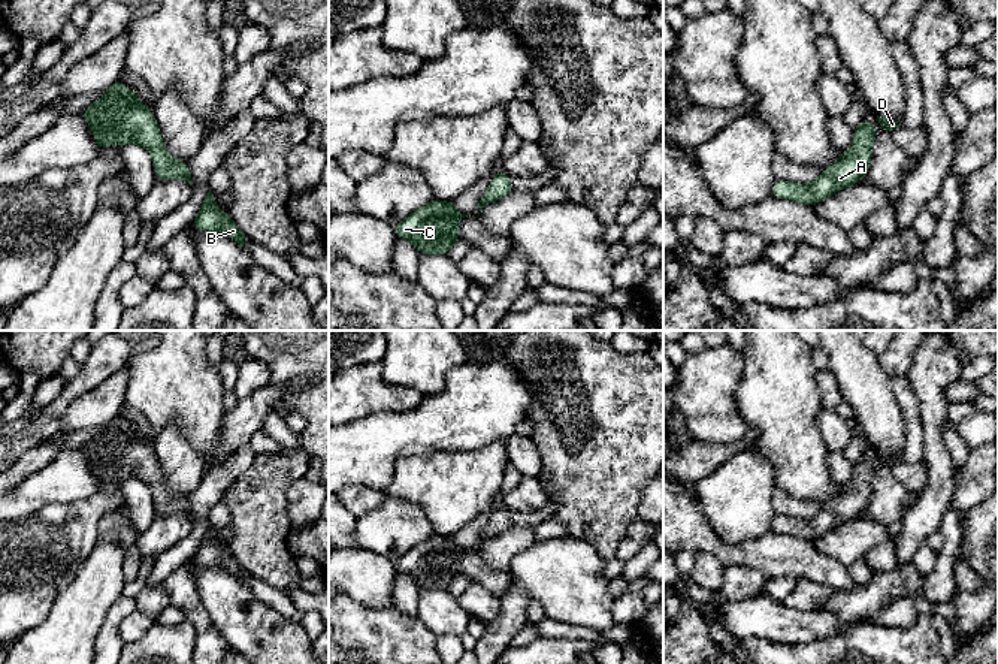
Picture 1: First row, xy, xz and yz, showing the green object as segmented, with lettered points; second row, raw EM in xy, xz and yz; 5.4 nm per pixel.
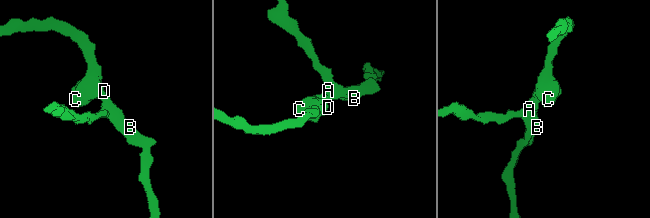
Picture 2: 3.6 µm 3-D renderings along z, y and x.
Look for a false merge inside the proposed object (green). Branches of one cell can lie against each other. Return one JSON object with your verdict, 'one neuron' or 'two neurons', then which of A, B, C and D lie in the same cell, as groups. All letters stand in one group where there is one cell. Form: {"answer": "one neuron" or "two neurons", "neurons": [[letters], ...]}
{"answer": "one neuron", "neurons": [["A", "B", "C", "D"]]}

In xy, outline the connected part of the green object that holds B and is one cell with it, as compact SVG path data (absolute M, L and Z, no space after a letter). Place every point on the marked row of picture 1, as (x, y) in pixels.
M211 190L205 196L202 208L190 227L196 230L221 232L244 247L244 232L232 221L229 214L215 205Z

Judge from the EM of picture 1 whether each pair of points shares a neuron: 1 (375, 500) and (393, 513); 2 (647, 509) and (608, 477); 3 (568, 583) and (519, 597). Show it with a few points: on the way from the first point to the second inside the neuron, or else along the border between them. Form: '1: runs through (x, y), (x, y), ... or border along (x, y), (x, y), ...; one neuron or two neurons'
1: border along (389, 497), (375, 509), (356, 516); two neurons
2: border along (647, 485), (638, 504), (638, 518); two neurons
3: border along (513, 576), (532, 598); two neurons

